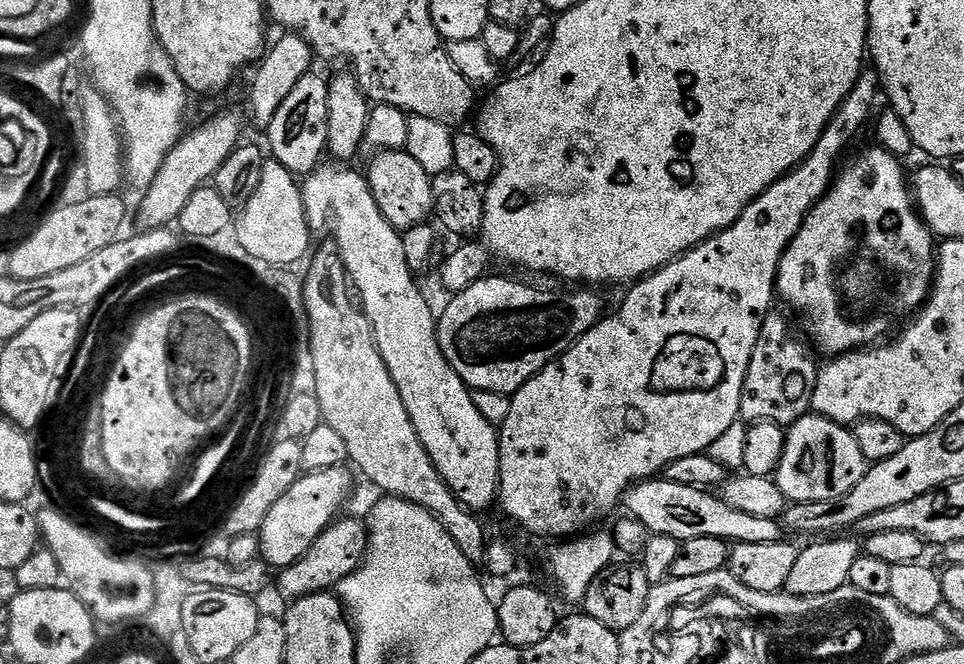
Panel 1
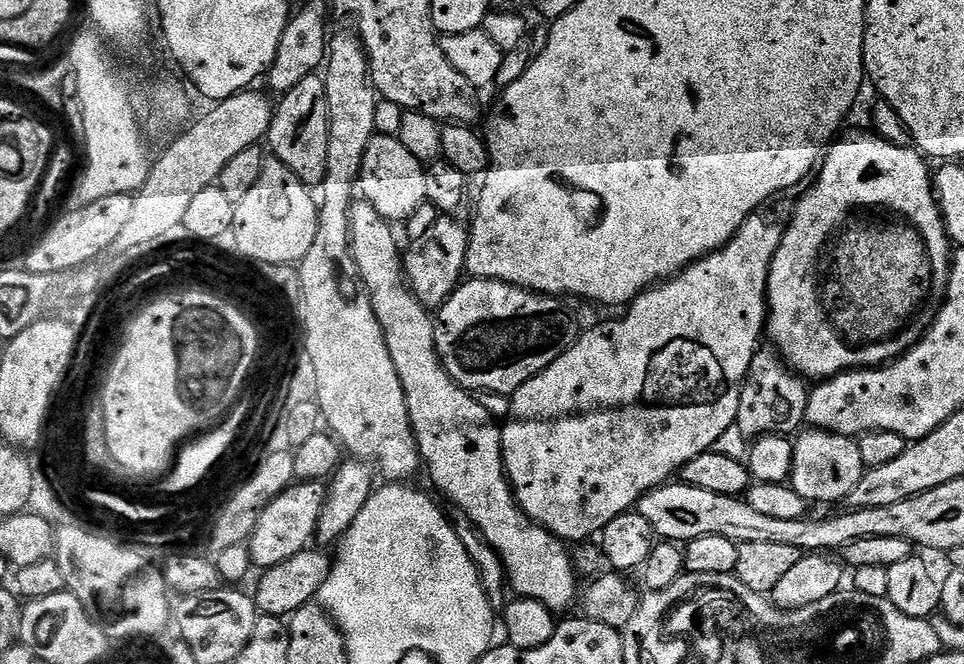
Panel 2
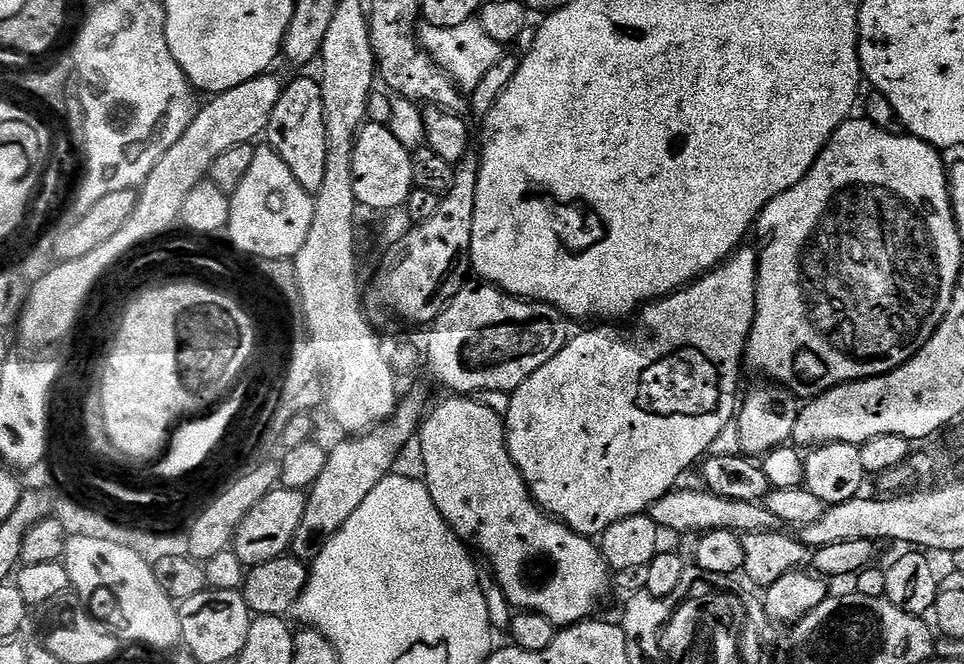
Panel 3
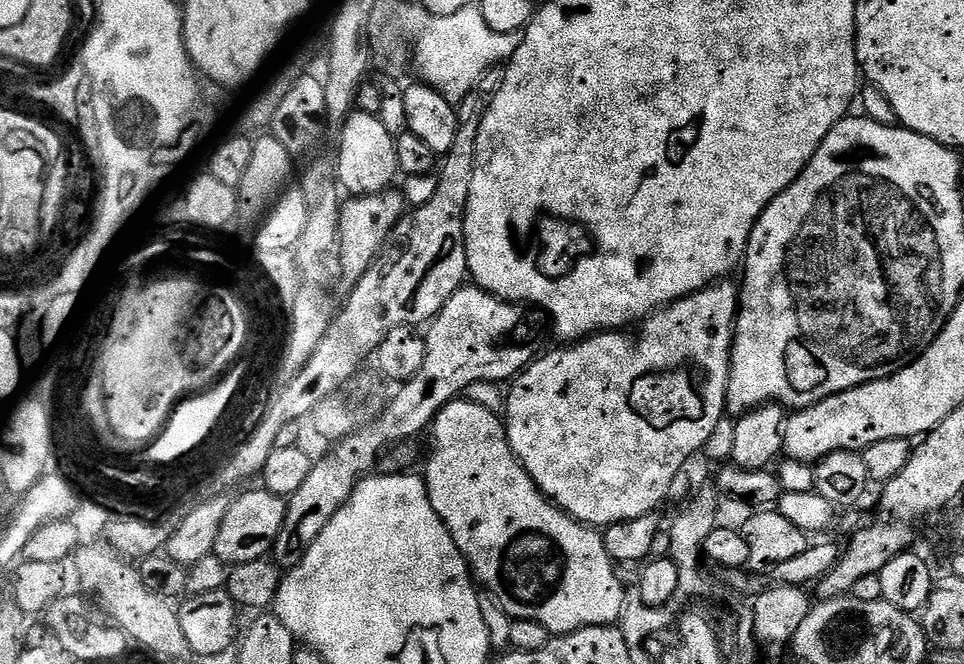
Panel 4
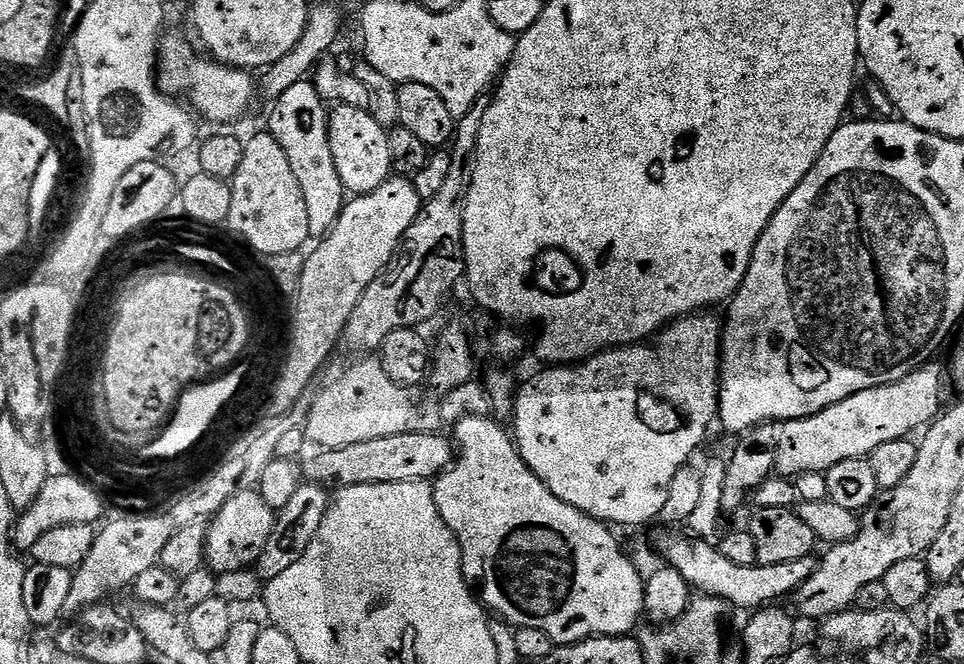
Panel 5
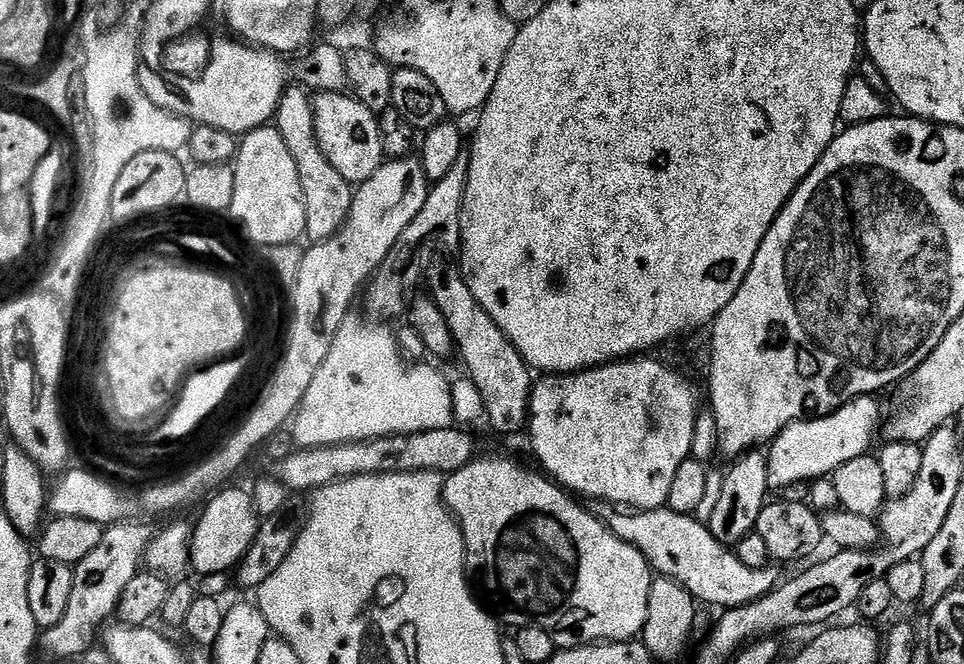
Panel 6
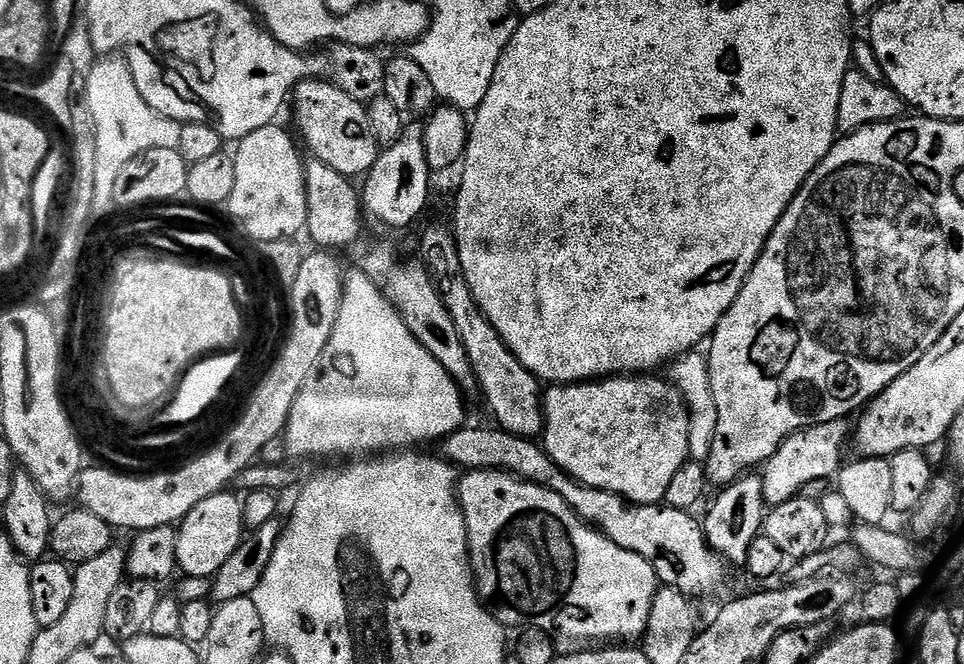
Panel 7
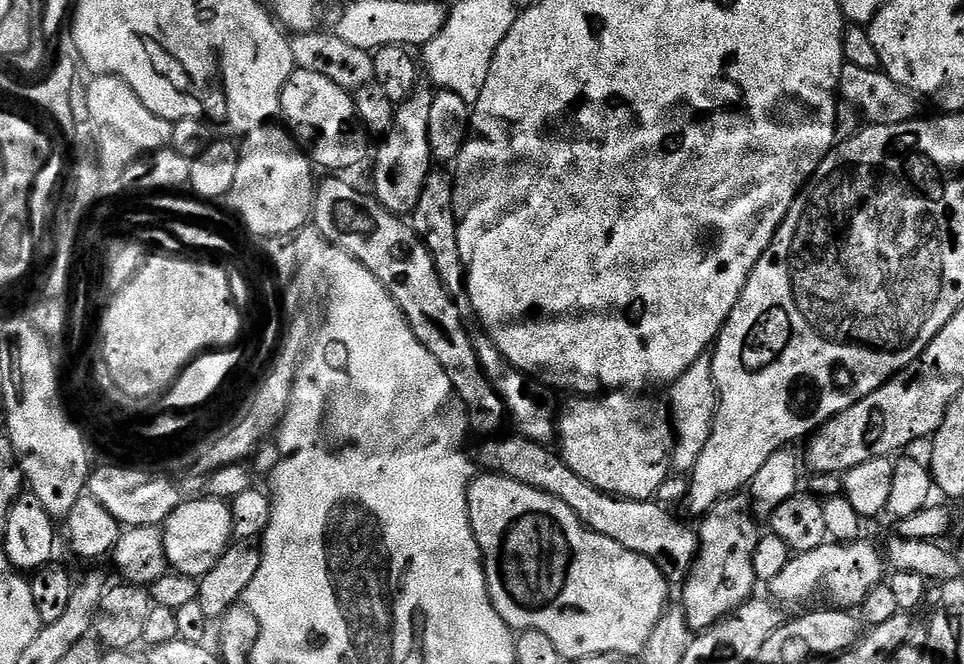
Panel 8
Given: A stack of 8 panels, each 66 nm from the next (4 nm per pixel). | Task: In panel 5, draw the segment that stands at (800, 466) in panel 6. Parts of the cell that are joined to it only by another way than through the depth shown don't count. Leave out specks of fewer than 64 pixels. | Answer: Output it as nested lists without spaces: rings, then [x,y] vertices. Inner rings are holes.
[[[929,362],[898,382],[862,390],[813,416],[783,421],[779,429],[776,472],[789,478],[807,472],[826,474],[838,466],[838,462],[871,457],[882,442],[903,440],[919,433],[941,415],[945,407],[944,380],[946,384],[945,369],[943,372],[936,362]]]

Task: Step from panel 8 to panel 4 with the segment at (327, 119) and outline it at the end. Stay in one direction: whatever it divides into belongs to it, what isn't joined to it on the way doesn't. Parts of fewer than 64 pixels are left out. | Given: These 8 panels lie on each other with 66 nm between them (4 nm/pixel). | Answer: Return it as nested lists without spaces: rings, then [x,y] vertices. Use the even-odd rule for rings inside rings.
[[[356,110],[344,121],[340,136],[340,160],[338,156],[338,180],[353,197],[377,196],[389,191],[400,172],[396,153],[396,137],[387,132],[379,116],[371,116]]]

